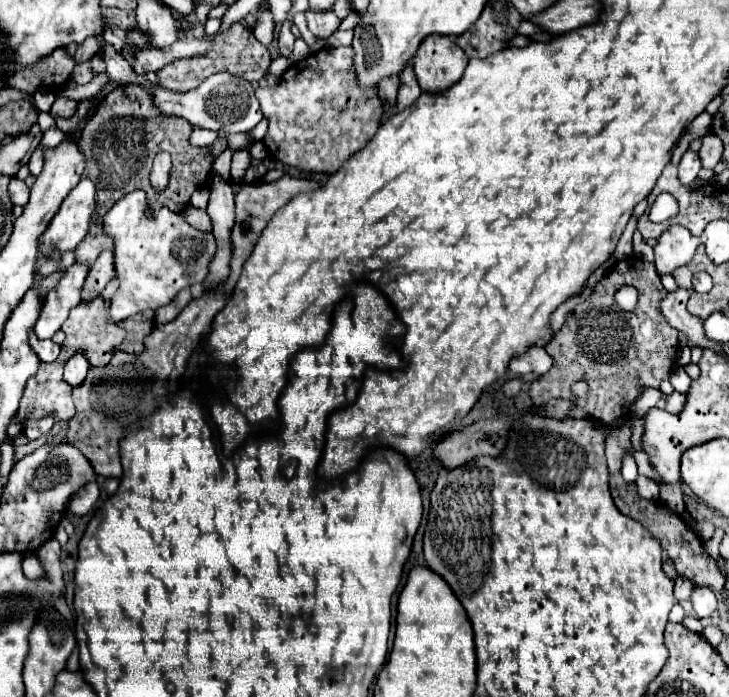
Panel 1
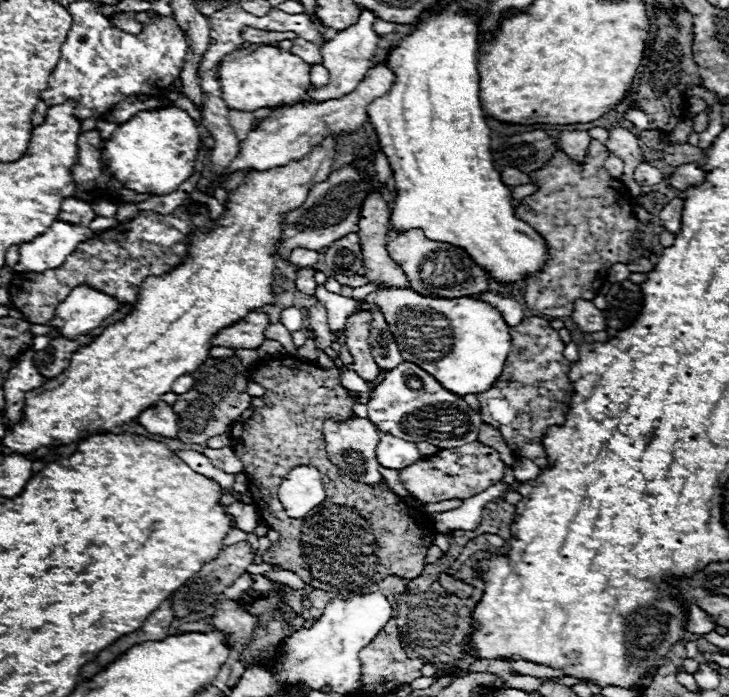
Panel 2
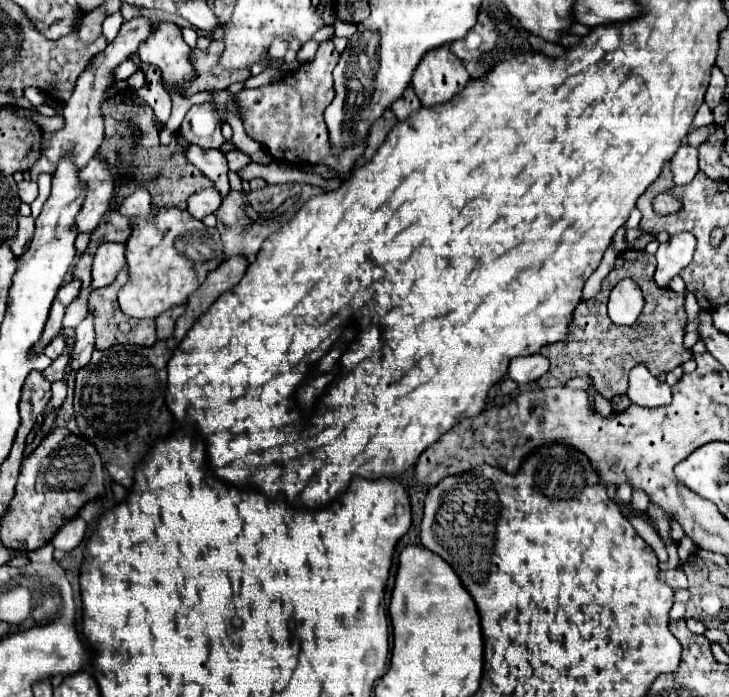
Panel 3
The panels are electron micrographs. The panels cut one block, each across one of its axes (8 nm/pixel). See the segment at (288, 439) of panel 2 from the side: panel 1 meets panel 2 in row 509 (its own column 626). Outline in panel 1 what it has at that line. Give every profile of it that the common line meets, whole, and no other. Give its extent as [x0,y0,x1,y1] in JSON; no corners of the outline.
[530,258,680,424]

